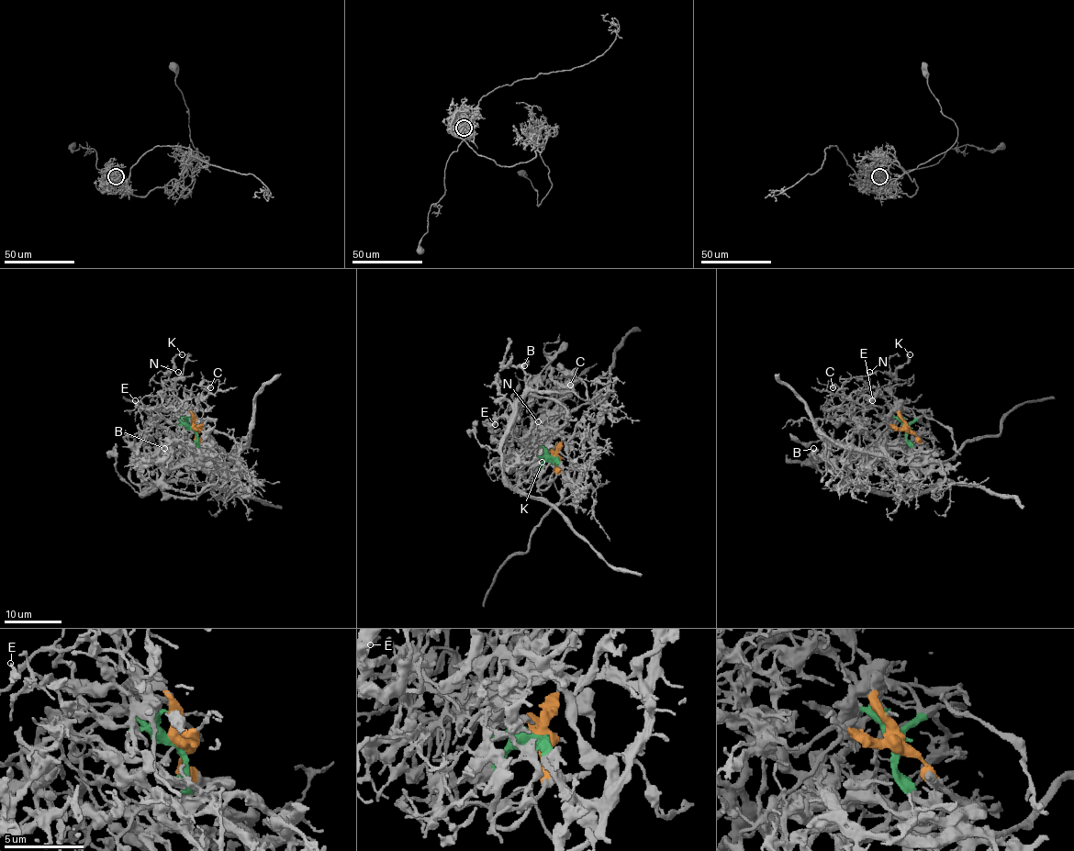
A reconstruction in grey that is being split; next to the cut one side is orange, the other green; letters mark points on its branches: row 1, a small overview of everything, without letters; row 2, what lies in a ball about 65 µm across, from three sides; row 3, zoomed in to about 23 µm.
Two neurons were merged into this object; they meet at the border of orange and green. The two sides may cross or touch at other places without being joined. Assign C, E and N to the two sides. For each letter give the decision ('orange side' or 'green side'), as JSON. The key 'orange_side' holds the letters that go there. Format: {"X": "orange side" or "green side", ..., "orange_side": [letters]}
{"C": "green side", "E": "green side", "N": "green side", "orange_side": []}

